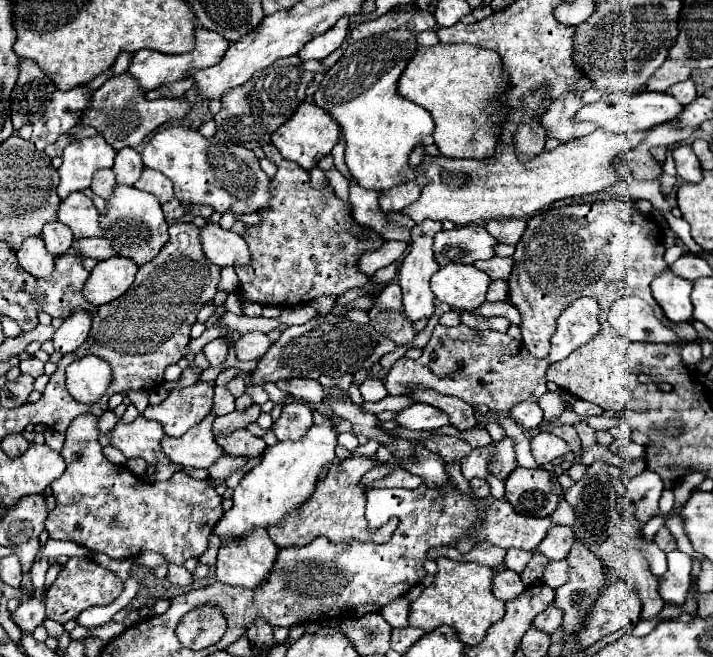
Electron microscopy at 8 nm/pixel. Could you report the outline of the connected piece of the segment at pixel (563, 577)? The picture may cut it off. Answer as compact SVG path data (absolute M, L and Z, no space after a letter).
M558 560L558 562L550 562L546 566L544 572L544 584L552 586L554 590L558 586L562 586L564 582L568 582L568 562L566 560Z

